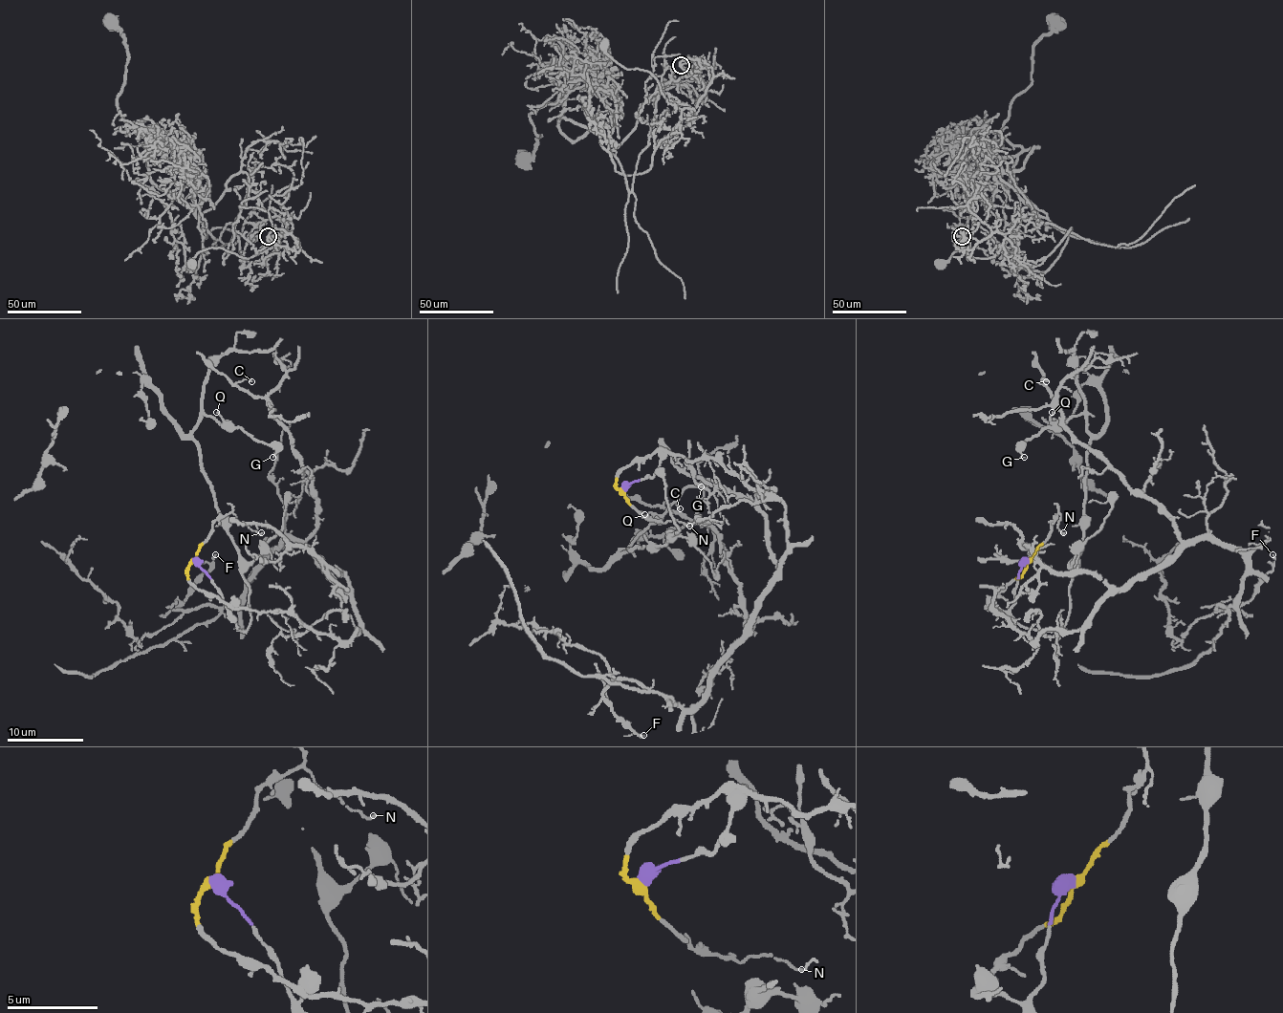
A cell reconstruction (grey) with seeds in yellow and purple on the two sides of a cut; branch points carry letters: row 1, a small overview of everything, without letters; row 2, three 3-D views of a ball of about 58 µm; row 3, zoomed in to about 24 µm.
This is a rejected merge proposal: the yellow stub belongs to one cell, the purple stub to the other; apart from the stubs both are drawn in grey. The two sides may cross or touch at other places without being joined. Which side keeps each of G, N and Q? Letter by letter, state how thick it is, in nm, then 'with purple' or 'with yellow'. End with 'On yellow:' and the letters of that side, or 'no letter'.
G: 110 nm thick; with purple
N: 140 nm thick; with yellow
Q: 90 nm thick; with purple
On yellow: N

